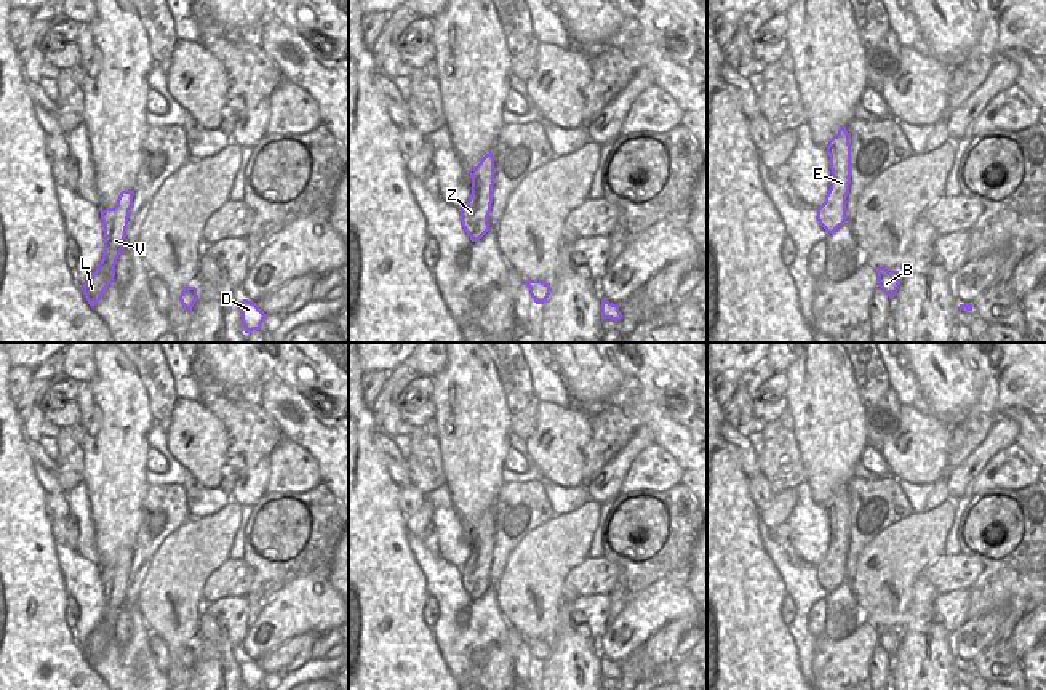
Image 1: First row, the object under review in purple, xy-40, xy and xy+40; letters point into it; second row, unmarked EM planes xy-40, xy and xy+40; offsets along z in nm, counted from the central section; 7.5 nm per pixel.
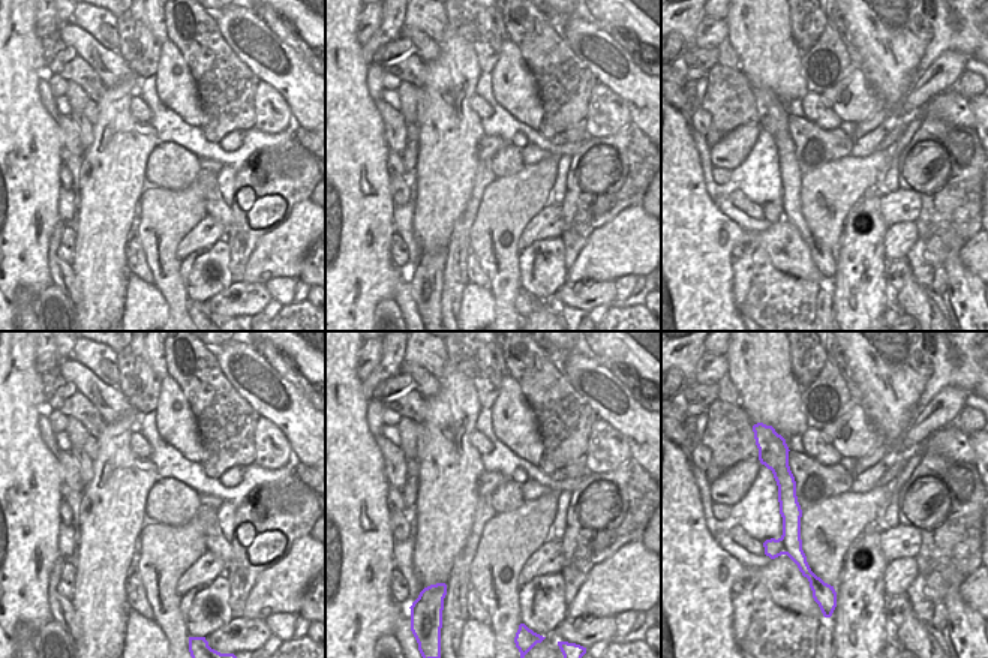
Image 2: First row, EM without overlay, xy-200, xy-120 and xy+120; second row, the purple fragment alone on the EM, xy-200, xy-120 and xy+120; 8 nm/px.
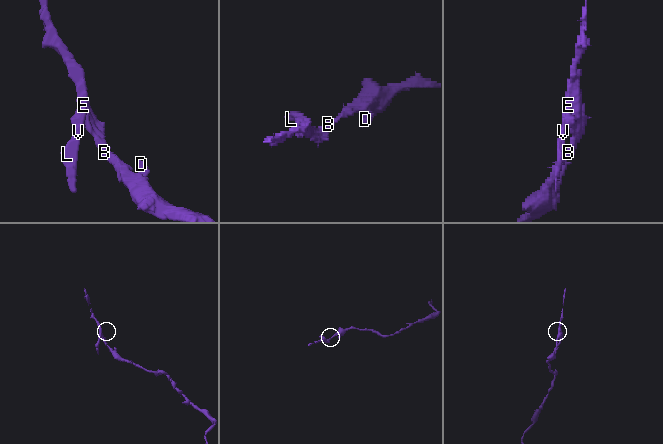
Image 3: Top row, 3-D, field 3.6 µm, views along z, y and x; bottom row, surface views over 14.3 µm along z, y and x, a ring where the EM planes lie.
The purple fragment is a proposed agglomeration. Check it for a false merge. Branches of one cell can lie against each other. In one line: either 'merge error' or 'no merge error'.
no merge error

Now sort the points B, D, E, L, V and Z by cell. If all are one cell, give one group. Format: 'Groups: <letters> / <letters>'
Groups: B D E L V Z

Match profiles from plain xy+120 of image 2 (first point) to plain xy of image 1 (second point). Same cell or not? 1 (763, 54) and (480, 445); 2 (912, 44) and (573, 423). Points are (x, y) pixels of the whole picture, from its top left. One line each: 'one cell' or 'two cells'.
1: one cell
2: two cells

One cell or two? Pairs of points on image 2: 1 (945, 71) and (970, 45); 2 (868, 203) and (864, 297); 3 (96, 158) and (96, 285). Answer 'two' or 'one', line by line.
1: two
2: one
3: one

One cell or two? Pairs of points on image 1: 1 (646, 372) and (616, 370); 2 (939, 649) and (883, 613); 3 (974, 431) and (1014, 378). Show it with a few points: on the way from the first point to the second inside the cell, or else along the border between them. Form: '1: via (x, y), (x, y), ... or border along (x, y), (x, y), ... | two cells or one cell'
1: border along (638, 359), (634, 375) | two cells
2: border along (914, 589), (910, 620), (902, 631) | two cells
3: via (987, 420), (1013, 391) | one cell

